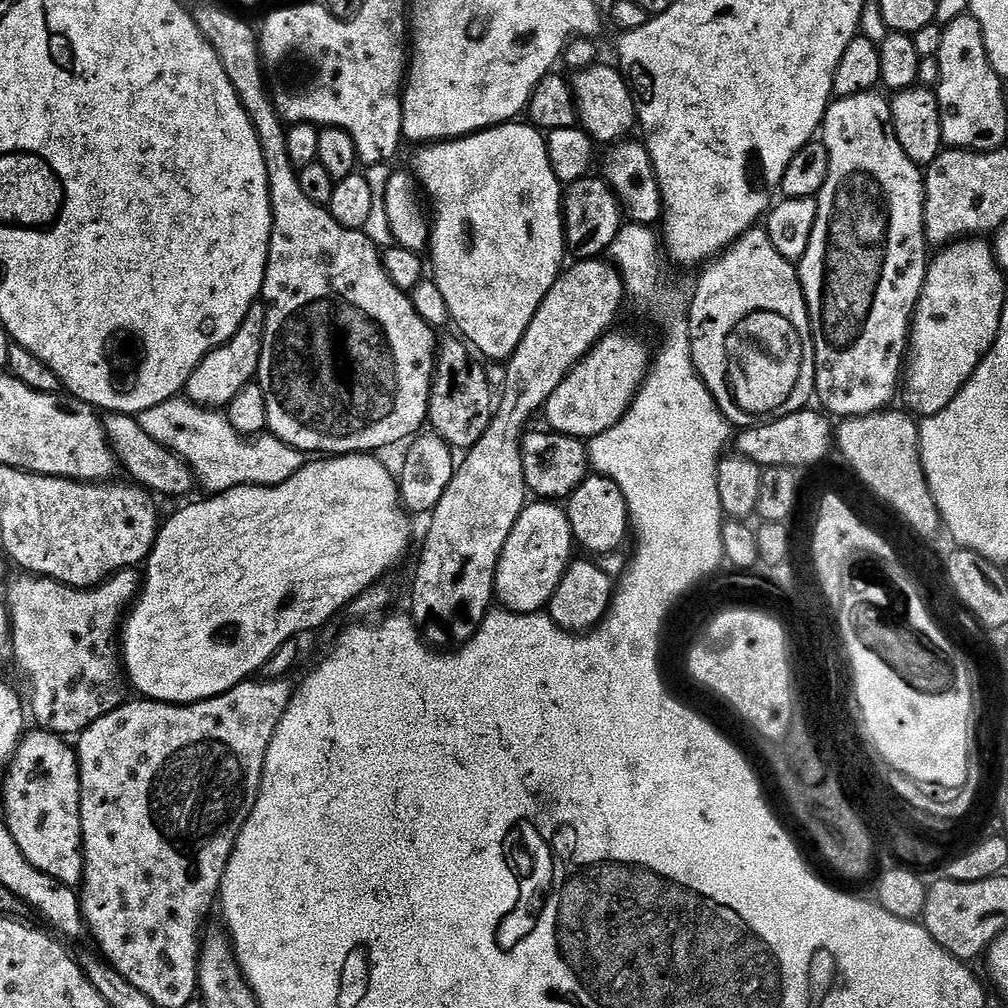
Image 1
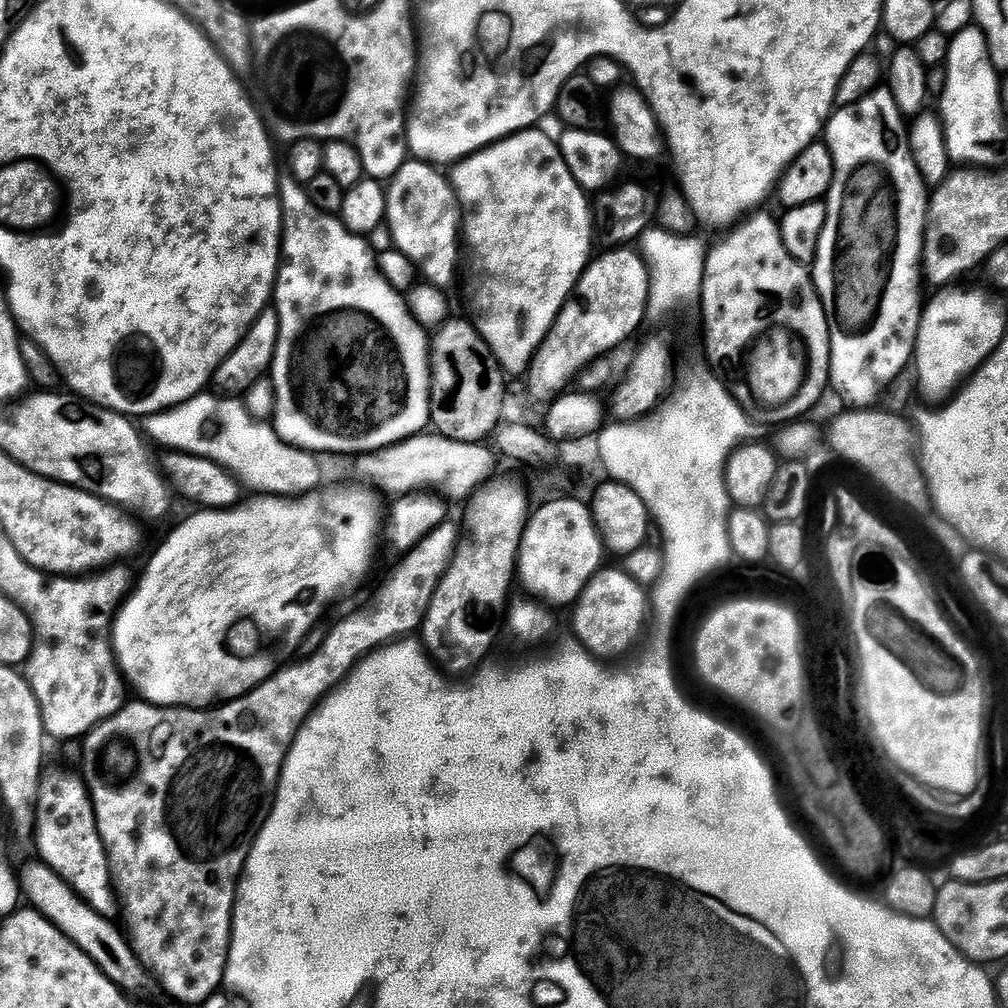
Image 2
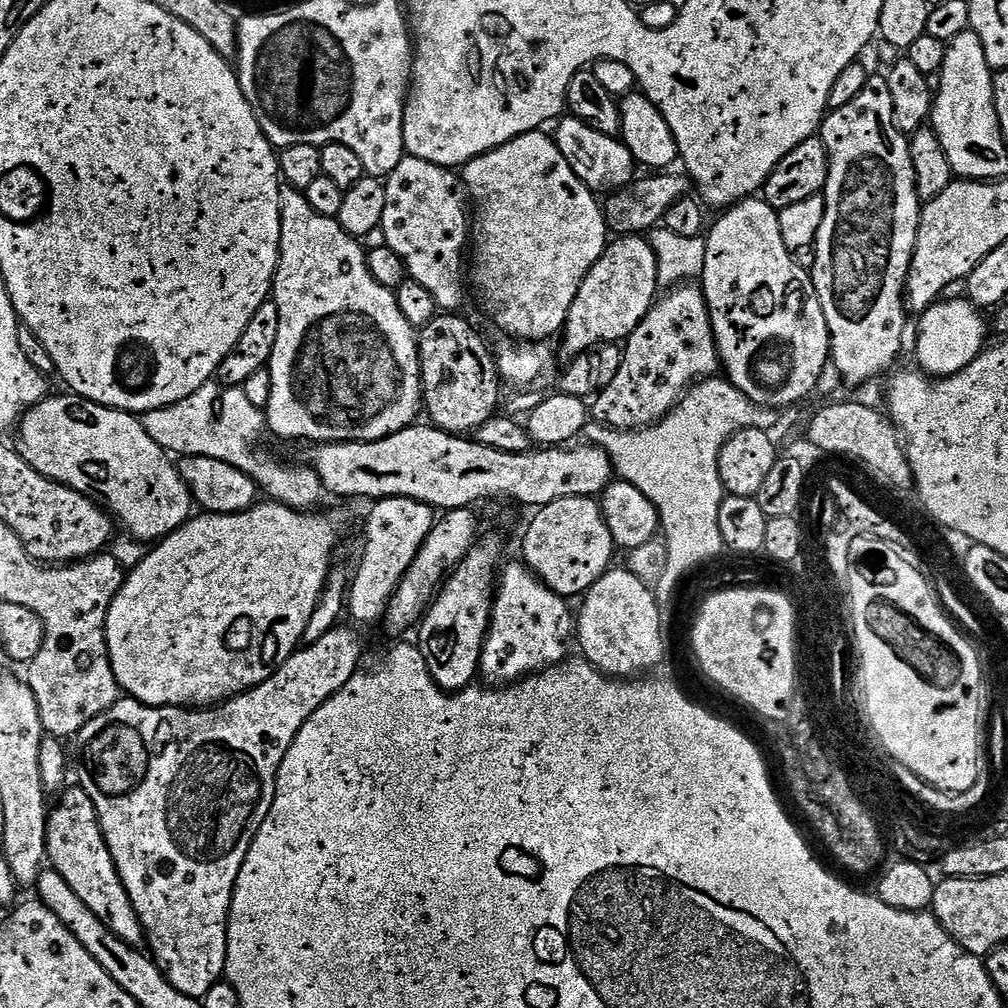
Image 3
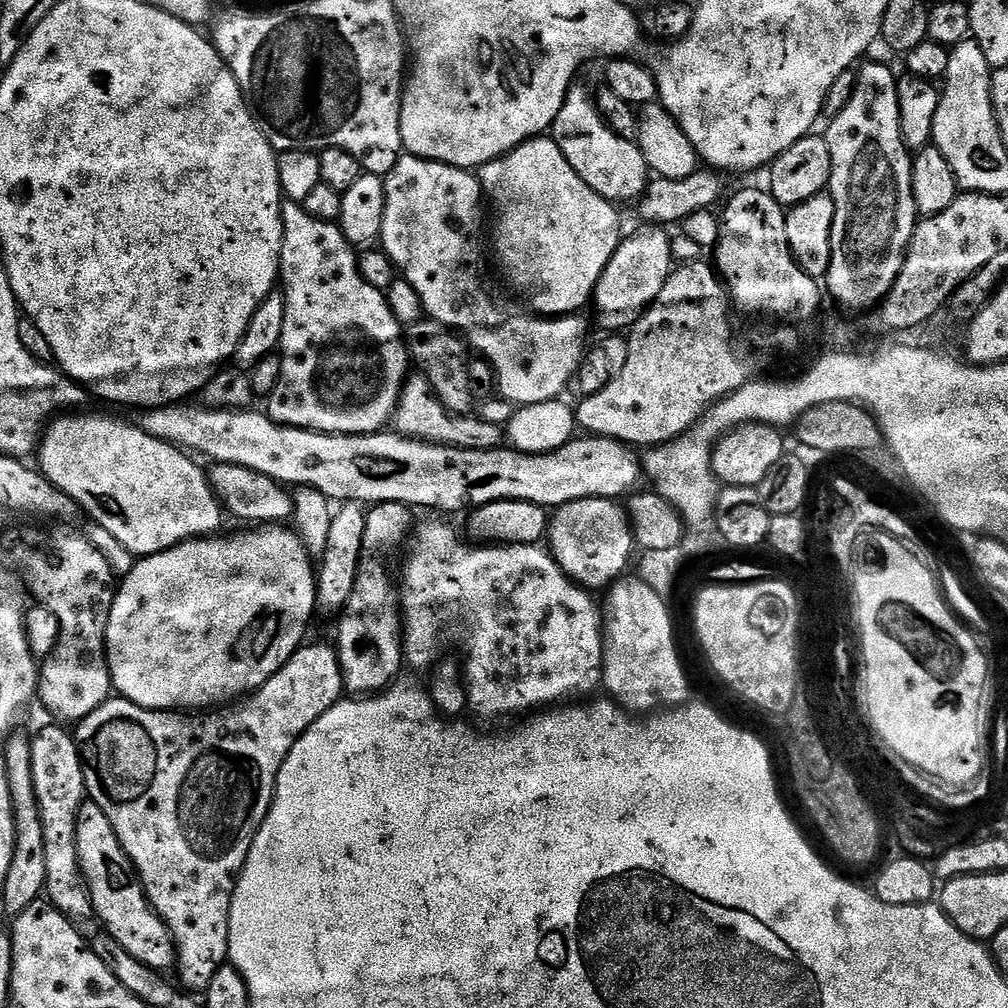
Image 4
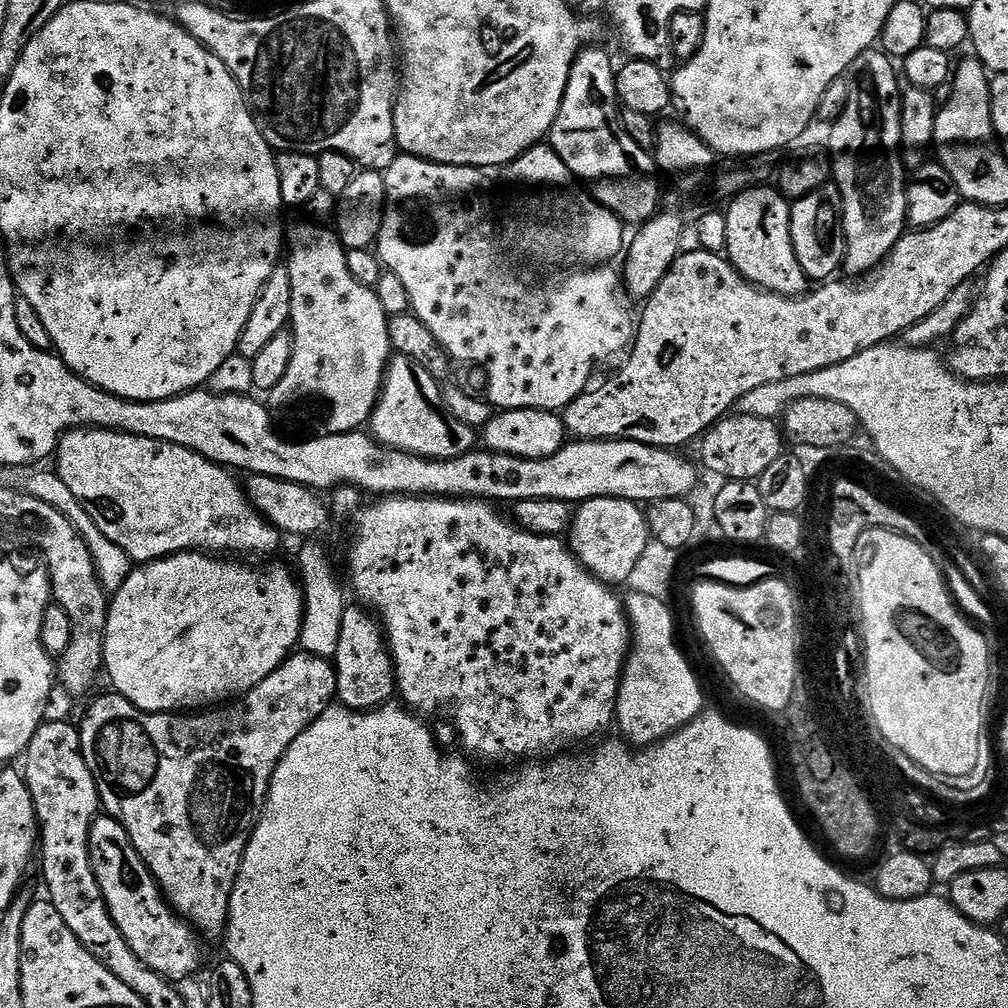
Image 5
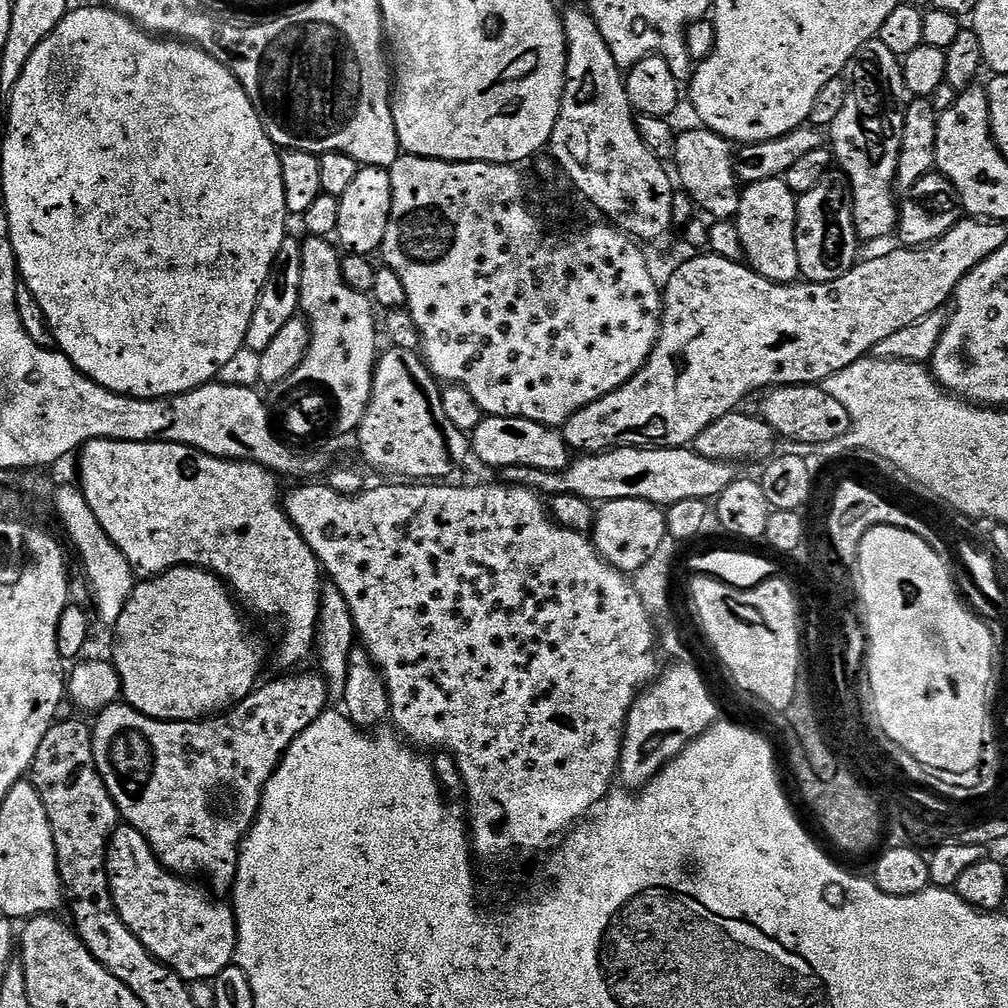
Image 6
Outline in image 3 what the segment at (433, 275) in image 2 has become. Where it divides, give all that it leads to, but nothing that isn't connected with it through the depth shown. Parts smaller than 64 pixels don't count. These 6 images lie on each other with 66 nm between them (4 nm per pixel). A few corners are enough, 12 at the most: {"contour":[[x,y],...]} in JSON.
{"contour":[[406,156],[385,179],[385,245],[437,307],[464,302],[466,192]]}

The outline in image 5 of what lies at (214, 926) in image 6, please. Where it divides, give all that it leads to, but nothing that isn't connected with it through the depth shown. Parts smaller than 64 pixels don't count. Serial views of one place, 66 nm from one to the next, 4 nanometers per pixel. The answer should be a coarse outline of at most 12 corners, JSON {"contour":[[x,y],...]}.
{"contour":[[126,830],[88,849],[110,918],[162,978],[190,979],[201,937],[168,905]]}

